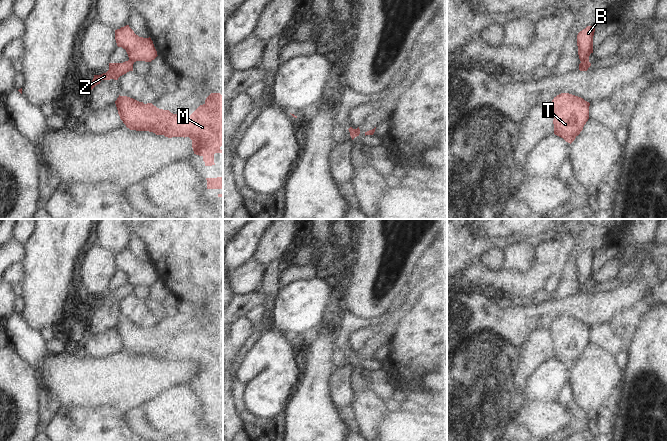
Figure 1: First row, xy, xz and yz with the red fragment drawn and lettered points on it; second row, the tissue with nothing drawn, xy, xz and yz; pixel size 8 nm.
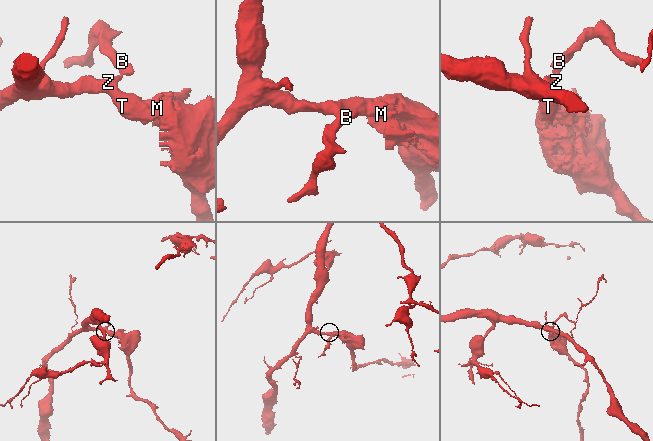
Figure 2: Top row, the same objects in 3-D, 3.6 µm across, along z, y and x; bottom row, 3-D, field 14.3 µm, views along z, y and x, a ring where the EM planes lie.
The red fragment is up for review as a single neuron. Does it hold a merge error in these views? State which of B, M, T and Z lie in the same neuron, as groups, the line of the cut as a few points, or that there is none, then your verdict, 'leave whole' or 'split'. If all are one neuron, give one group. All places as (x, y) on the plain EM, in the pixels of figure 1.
groups B / M T Z; cut yz (588, 284), (581, 286); split

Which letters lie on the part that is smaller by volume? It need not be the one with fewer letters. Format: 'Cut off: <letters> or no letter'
Cut off: B

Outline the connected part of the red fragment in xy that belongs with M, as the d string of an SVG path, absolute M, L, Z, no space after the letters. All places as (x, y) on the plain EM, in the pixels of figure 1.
M211 317L205 324L203 329L200 329L191 339L188 344L184 342L182 336L173 338L169 334L159 333L152 327L144 328L127 320L120 320L115 325L120 343L130 354L149 355L156 359L164 359L165 361L189 361L192 364L192 372L194 378L202 380L205 390L215 389L214 378L223 377L220 371L223 369L223 320L220 317Z

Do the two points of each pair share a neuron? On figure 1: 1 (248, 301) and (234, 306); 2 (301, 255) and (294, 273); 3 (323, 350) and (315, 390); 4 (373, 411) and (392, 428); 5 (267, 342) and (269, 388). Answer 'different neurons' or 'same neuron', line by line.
1: same neuron
2: different neurons
3: same neuron
4: different neurons
5: same neuron

